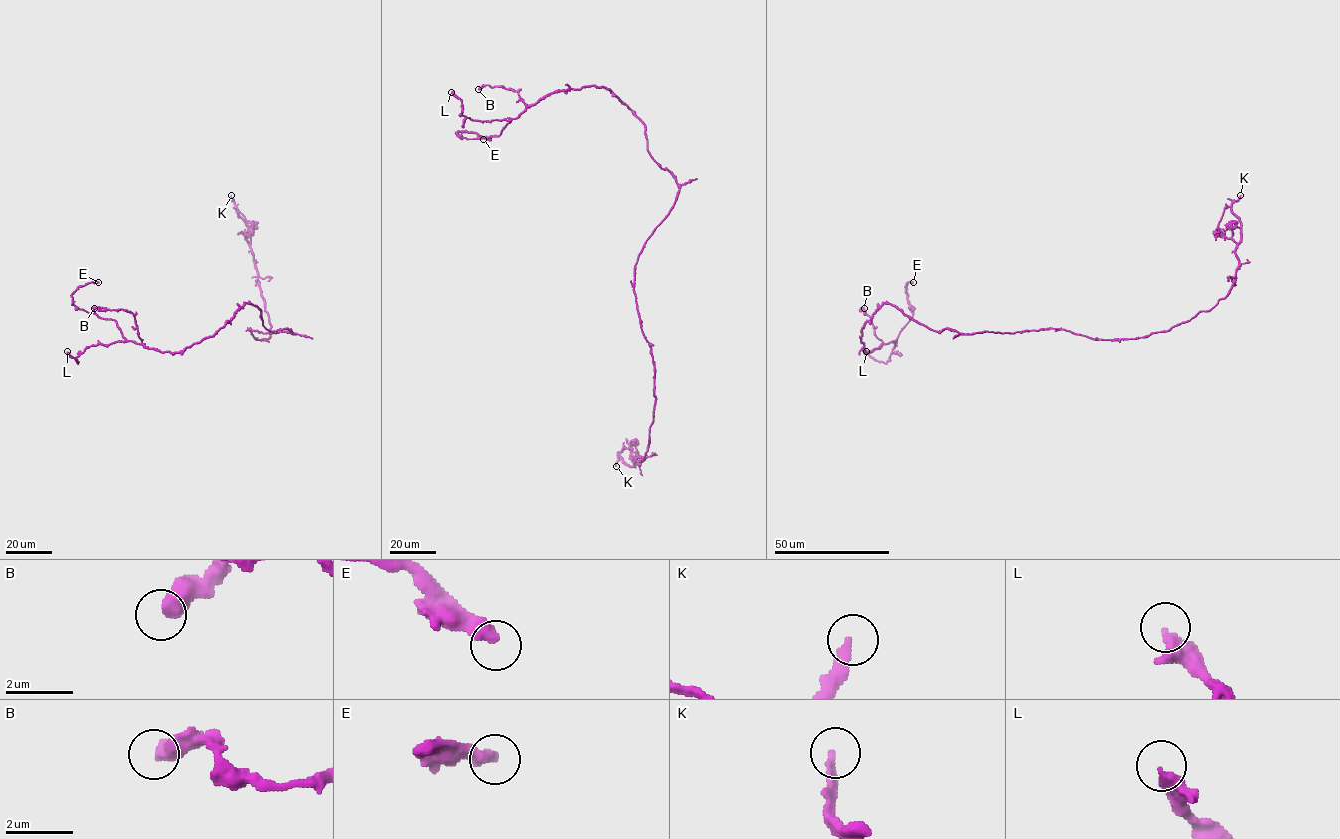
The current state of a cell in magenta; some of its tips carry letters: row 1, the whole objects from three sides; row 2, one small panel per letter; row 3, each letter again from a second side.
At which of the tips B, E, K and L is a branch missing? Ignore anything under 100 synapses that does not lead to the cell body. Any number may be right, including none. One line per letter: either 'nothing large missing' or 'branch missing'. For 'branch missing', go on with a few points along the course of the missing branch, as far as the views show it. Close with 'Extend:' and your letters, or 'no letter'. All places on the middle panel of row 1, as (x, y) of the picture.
B: nothing large missing
E: nothing large missing
K: branch missing; course (616, 466), (623, 449), (618, 425), (620, 422), (628, 423)
L: nothing large missing
Extend: K

